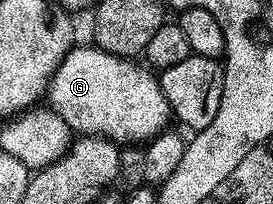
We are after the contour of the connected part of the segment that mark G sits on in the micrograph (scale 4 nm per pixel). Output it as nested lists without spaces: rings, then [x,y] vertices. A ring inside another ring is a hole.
[[[92,44],[74,45],[49,81],[48,105],[56,114],[63,116],[70,130],[78,135],[107,138],[118,144],[147,144],[170,125],[171,111],[158,75],[138,62],[129,56],[109,54]]]

